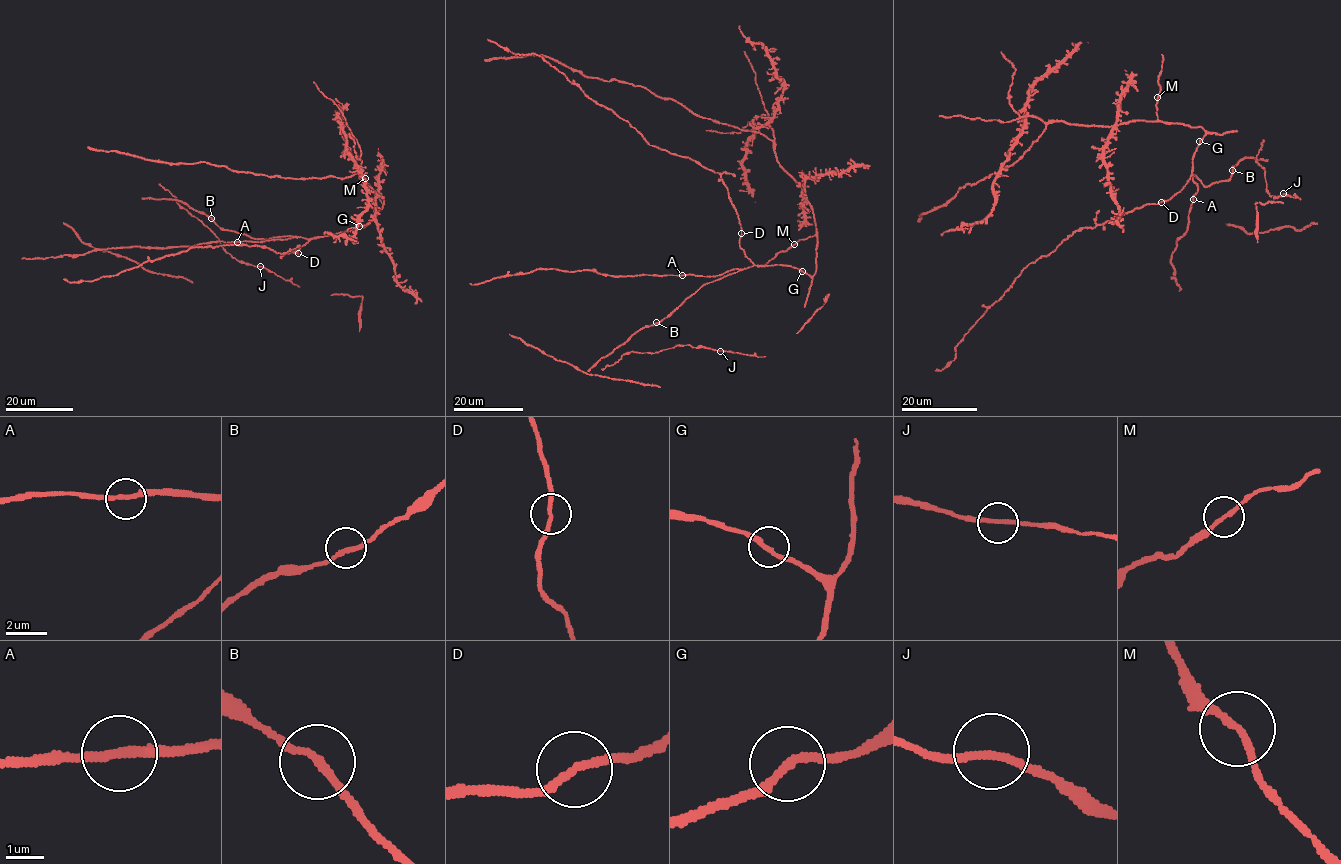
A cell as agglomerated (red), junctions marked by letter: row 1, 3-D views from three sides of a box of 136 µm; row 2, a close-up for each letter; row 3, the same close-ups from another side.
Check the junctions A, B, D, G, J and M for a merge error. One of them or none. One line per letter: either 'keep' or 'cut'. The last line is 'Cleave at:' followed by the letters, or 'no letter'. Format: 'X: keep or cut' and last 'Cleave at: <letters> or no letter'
A: keep
B: keep
D: keep
G: keep
J: keep
M: keep
Cleave at: no letter

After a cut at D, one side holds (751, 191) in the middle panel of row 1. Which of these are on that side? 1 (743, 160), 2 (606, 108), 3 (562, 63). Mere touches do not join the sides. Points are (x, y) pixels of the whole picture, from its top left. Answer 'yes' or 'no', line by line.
1: yes
2: no
3: yes

